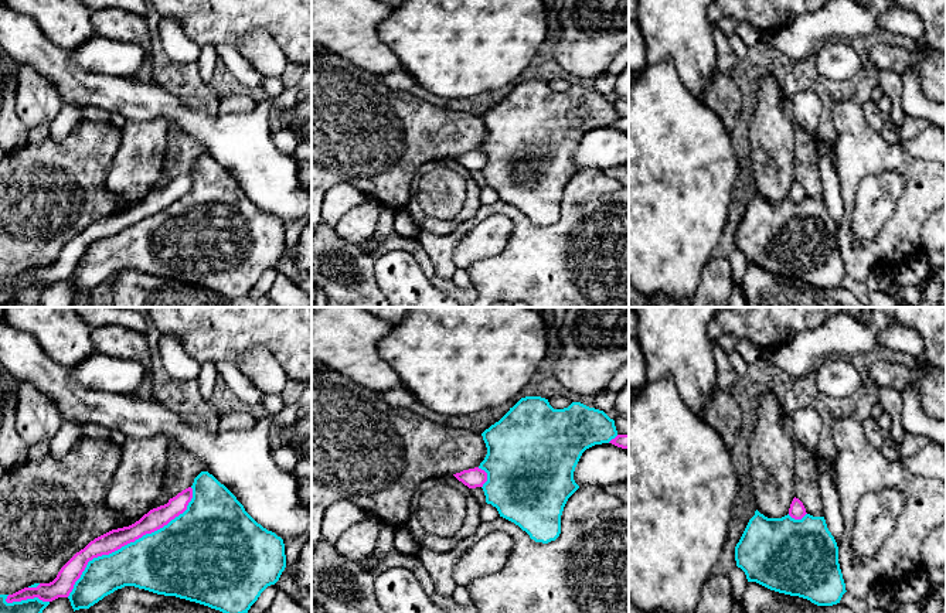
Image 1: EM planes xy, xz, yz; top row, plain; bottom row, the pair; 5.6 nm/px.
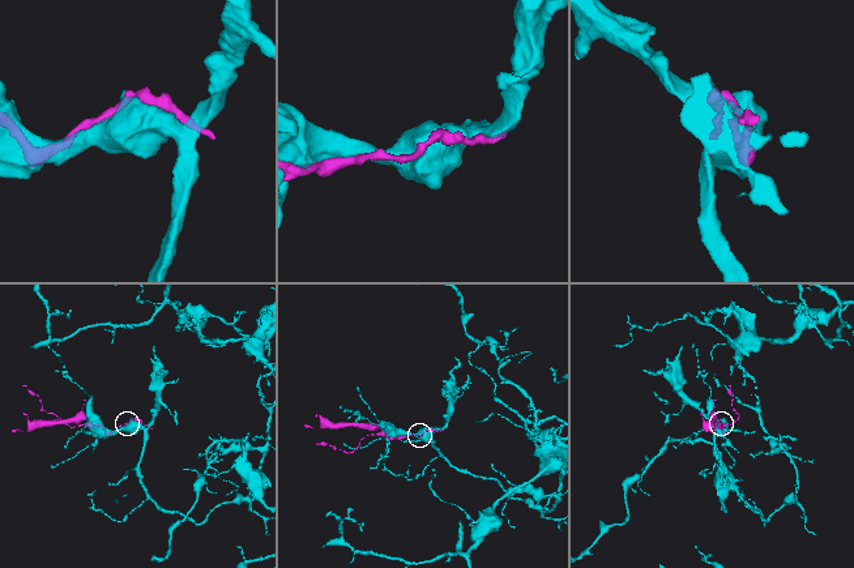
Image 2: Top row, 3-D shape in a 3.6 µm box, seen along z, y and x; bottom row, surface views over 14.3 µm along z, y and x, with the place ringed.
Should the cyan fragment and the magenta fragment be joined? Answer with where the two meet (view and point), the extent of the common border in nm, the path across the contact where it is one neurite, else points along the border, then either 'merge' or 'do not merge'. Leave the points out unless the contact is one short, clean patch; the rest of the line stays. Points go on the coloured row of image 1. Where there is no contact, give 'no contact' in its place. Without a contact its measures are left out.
contact xy (130, 542); length 950 nm; do not merge

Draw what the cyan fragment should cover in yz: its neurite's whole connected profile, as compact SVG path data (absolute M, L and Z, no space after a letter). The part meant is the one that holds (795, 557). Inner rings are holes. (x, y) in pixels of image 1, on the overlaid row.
M756 510L735 546L735 561L748 582L807 599L817 606L837 605L847 592L838 563L838 546L824 517L806 514L802 520L794 520L787 514L768 518Z

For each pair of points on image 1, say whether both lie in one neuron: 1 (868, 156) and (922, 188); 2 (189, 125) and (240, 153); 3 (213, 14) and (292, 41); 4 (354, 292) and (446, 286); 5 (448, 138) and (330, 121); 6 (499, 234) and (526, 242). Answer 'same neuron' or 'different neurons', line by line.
1: same neuron
2: same neuron
3: same neuron
4: same neuron
5: same neuron
6: different neurons

